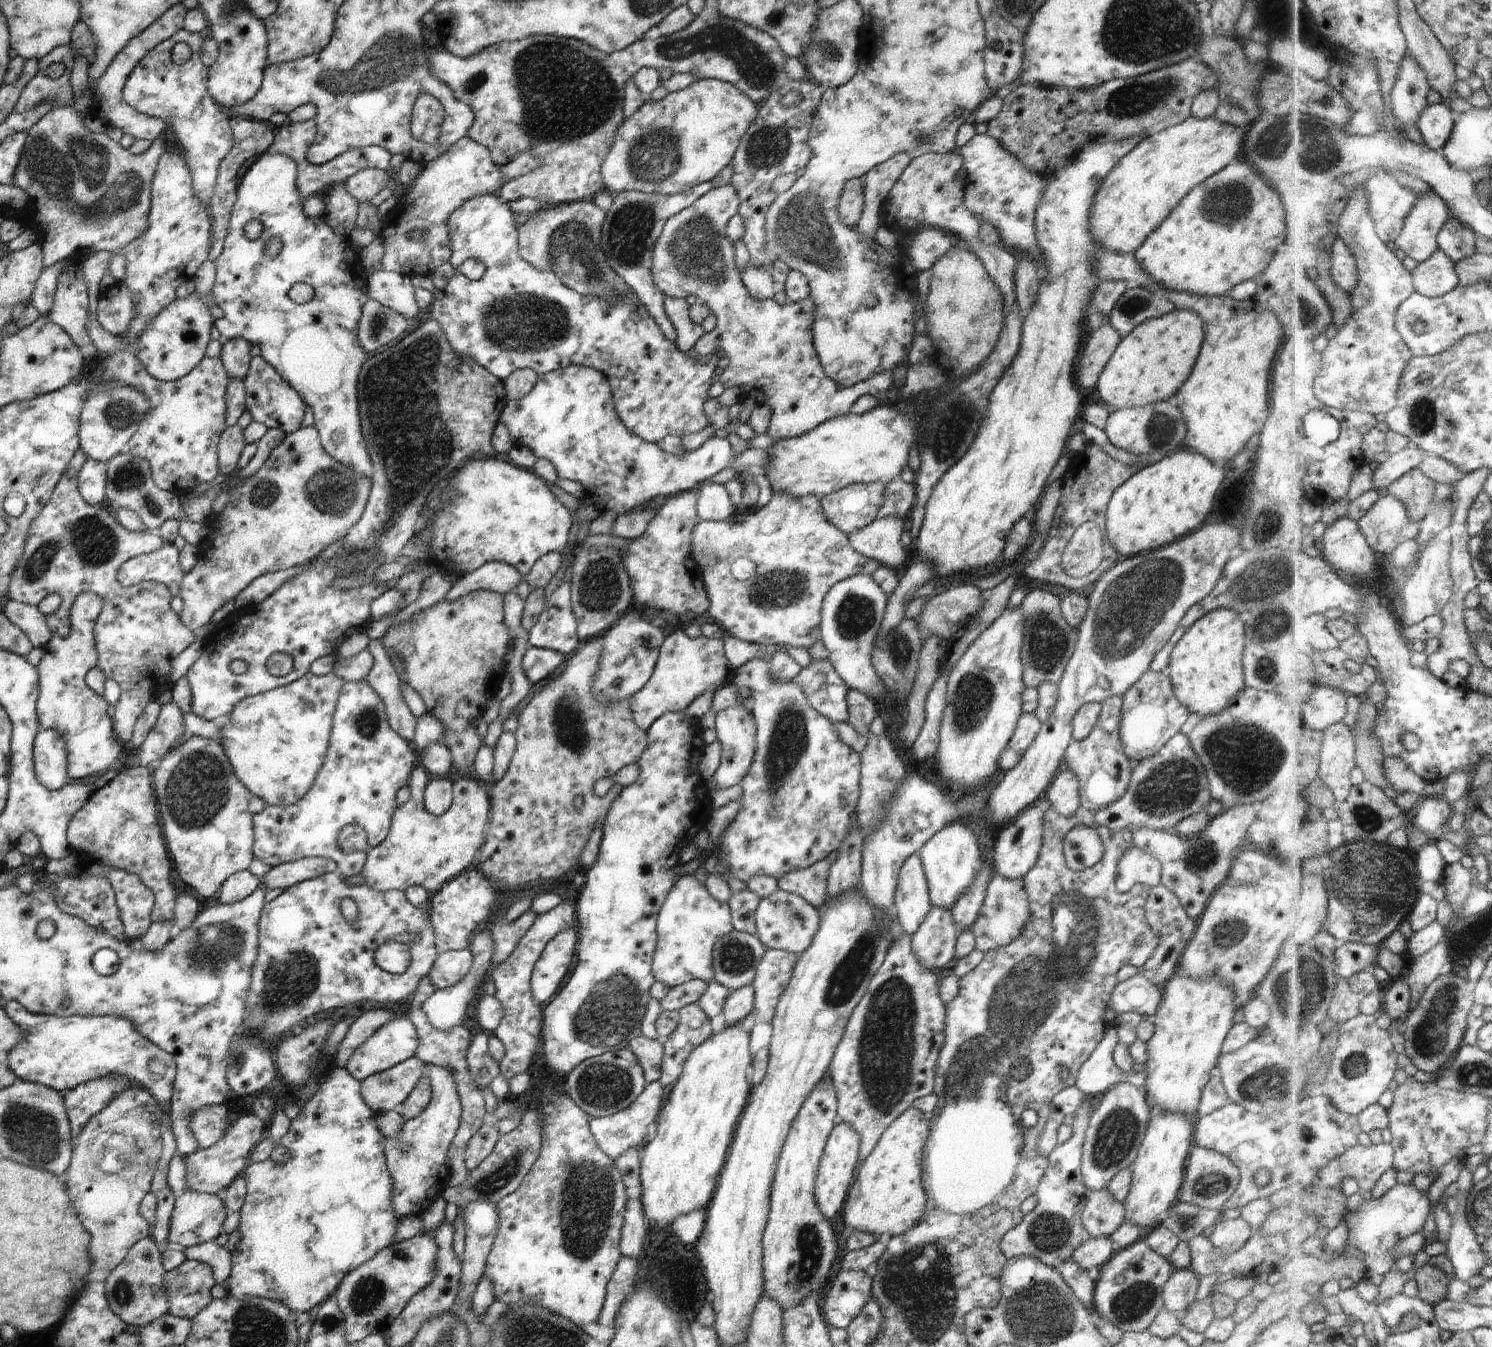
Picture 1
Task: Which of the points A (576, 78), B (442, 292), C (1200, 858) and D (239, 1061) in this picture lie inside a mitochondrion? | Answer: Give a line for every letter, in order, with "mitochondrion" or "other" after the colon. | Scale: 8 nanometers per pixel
A: mitochondrion
B: other
C: mitochondrion
D: mitochondrion

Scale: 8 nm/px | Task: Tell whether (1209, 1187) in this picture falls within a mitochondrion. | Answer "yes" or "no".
yes

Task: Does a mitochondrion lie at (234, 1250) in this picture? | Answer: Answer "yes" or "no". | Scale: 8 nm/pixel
no

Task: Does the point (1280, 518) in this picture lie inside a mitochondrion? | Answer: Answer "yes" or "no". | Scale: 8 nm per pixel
yes

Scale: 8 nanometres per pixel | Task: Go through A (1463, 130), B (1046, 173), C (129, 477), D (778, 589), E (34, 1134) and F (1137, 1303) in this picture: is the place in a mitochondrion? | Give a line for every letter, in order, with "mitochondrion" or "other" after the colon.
A: other
B: other
C: mitochondrion
D: mitochondrion
E: mitochondrion
F: mitochondrion

